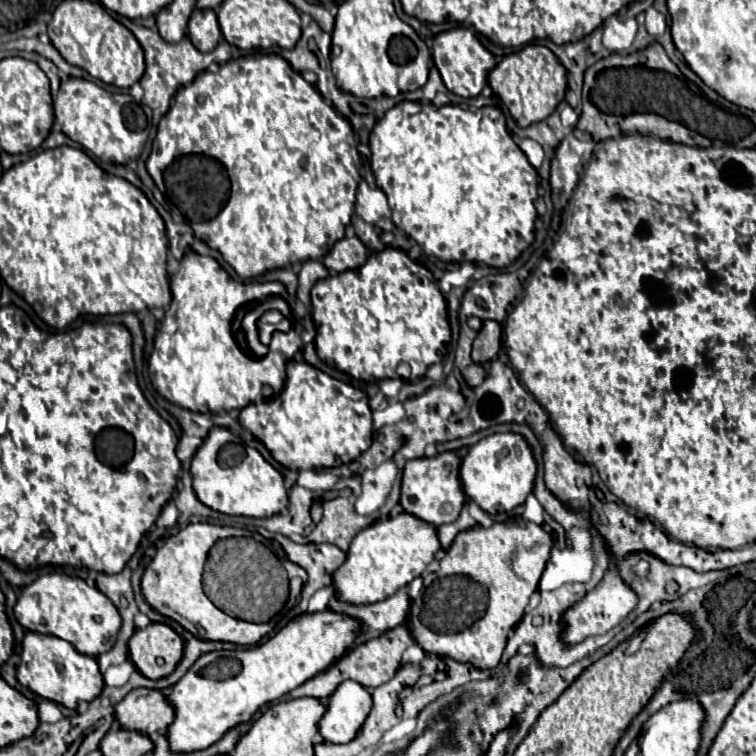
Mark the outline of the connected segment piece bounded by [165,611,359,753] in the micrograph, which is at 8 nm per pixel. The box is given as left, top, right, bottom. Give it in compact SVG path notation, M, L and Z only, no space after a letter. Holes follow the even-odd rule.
M321 611L317 615L305 613L287 623L267 643L249 649L211 651L201 655L165 697L175 711L175 719L167 727L169 749L173 753L207 749L221 739L225 731L249 721L261 705L283 697L317 673L329 669L329 665L345 653L345 647L355 641L357 633L357 619L345 619L345 615L331 611ZM231 663L239 663L237 673L233 673L235 667Z

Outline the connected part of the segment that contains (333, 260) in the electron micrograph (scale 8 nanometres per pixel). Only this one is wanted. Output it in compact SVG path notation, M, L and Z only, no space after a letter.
M345 237L335 243L335 247L325 255L325 267L329 271L341 273L347 269L357 269L367 259L367 247L357 237Z

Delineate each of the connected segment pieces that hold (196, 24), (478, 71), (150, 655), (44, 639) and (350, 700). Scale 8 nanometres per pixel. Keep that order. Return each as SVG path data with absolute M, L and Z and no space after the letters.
M193 11L193 15L189 17L189 39L203 53L213 51L217 47L221 39L221 29L215 11Z
M465 27L443 31L433 39L433 61L447 89L459 97L477 97L487 85L489 71L495 67L495 57L481 45L475 33Z
M165 623L137 629L129 639L129 657L149 679L161 679L175 671L183 657L181 637Z
M25 633L21 663L17 667L17 679L23 687L29 687L37 695L51 699L59 705L75 709L79 701L93 701L103 689L103 677L95 657L81 655L71 643L53 635Z
M351 679L339 683L339 687L327 699L327 711L317 723L317 731L327 743L349 743L371 711L371 693L353 683Z

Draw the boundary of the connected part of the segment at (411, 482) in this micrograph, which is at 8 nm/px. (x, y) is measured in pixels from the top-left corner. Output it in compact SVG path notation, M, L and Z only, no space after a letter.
M445 451L437 457L423 457L409 461L403 469L401 497L399 497L403 511L433 527L455 521L465 503L465 493L459 481L459 465L461 459L455 455L455 451Z

